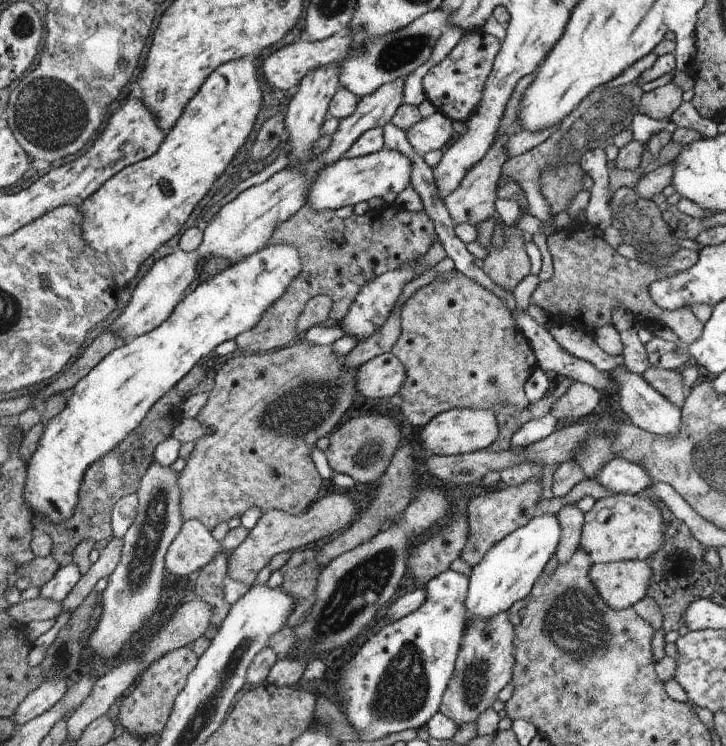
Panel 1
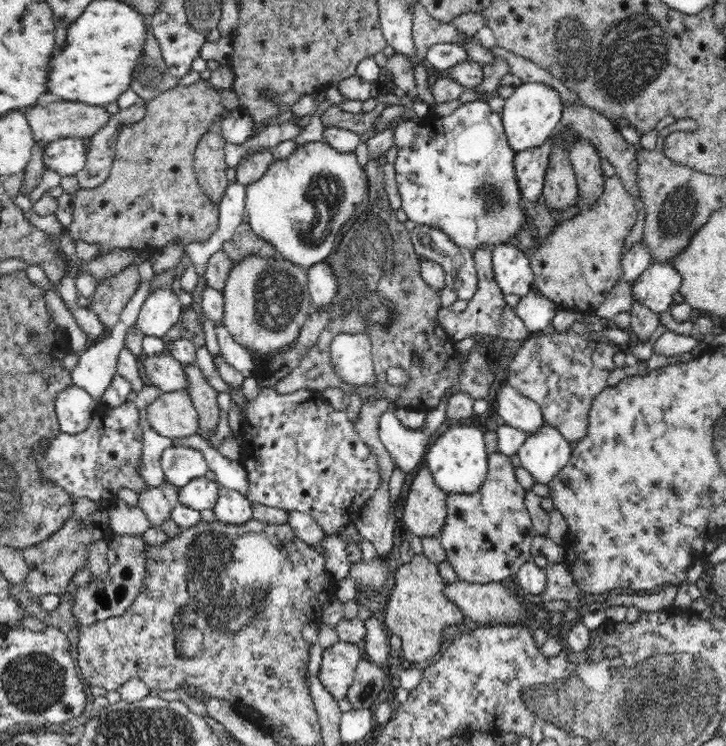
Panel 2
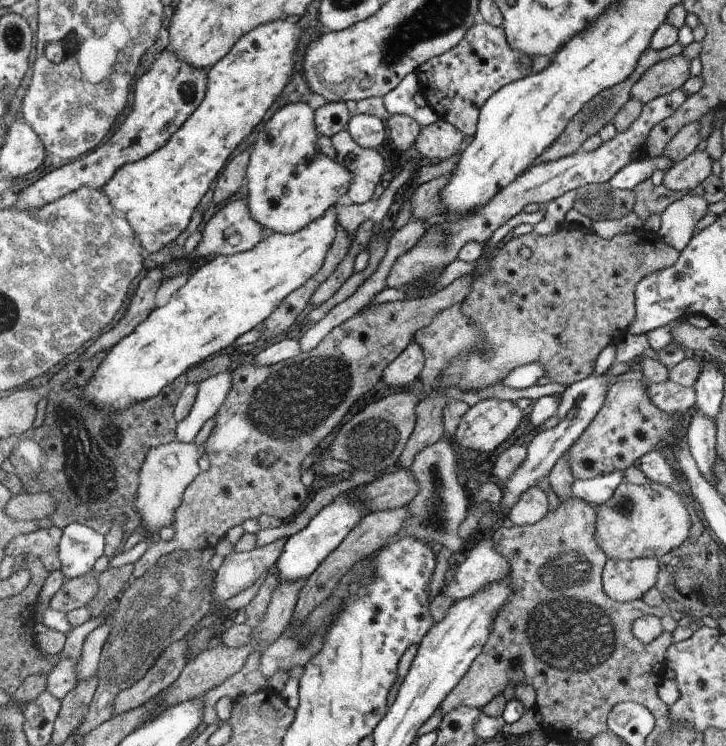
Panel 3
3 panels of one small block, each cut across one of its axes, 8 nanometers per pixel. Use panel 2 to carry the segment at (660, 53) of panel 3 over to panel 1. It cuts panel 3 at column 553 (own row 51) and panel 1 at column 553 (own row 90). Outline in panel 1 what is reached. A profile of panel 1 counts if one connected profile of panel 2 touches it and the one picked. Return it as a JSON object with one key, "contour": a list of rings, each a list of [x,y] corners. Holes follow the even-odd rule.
{"contour":[[[637,82],[627,84],[627,86],[619,86],[619,88],[597,88],[593,90],[583,102],[579,102],[579,106],[559,124],[557,132],[547,138],[543,144],[539,144],[537,148],[531,148],[529,152],[523,152],[521,156],[509,158],[503,164],[503,176],[509,176],[513,182],[519,184],[519,188],[523,188],[527,194],[527,206],[529,206],[529,216],[539,218],[541,222],[551,222],[551,210],[547,200],[537,194],[537,186],[539,186],[539,178],[545,170],[557,168],[557,166],[575,166],[579,164],[581,156],[589,150],[597,150],[597,148],[605,148],[611,138],[615,134],[619,134],[621,130],[629,128],[633,122],[633,114],[639,112],[639,102],[643,98],[641,86]]]}

